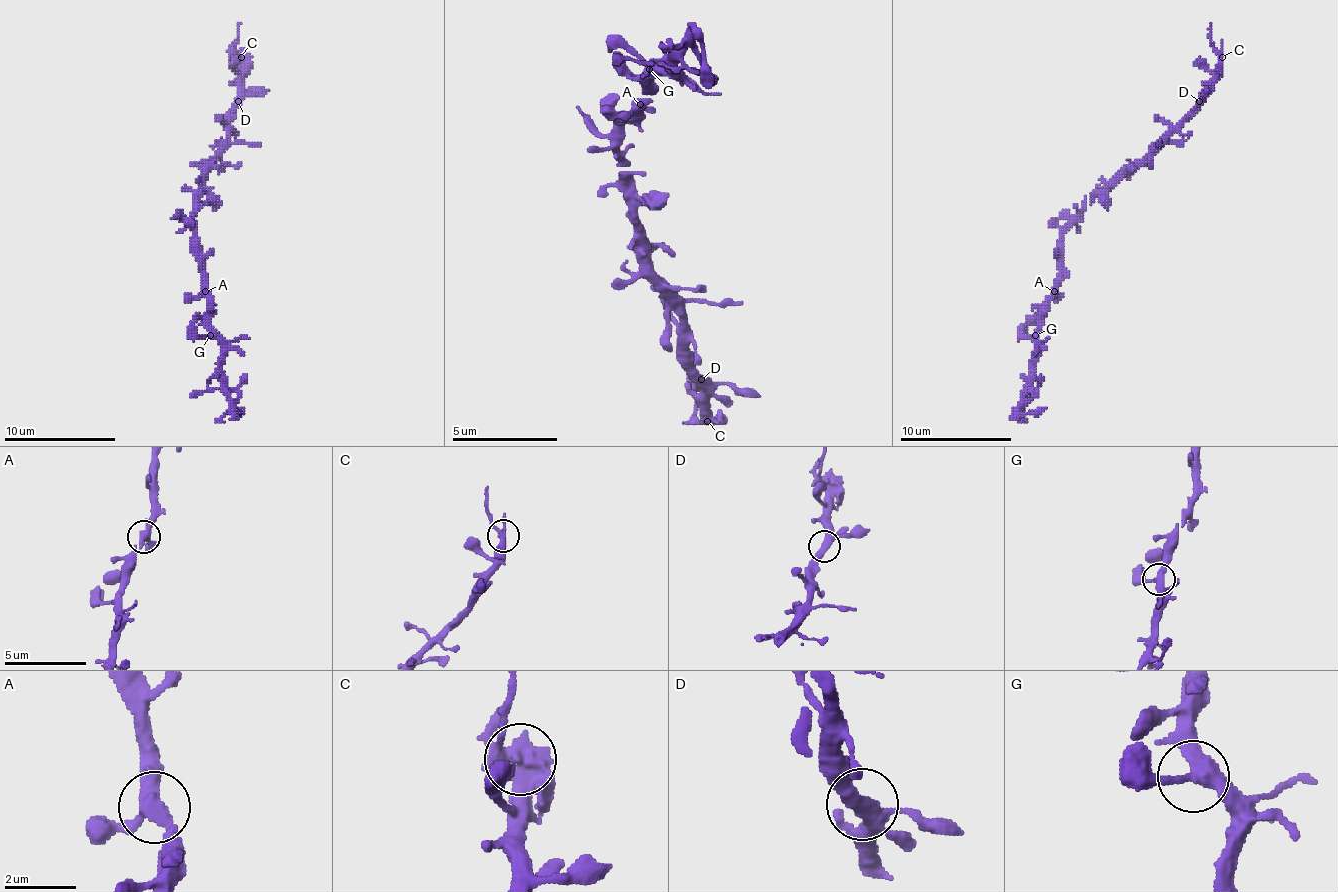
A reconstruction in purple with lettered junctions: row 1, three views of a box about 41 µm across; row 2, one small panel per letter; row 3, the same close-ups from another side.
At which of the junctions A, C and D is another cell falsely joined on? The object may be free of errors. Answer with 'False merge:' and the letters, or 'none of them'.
False merge: none of them

